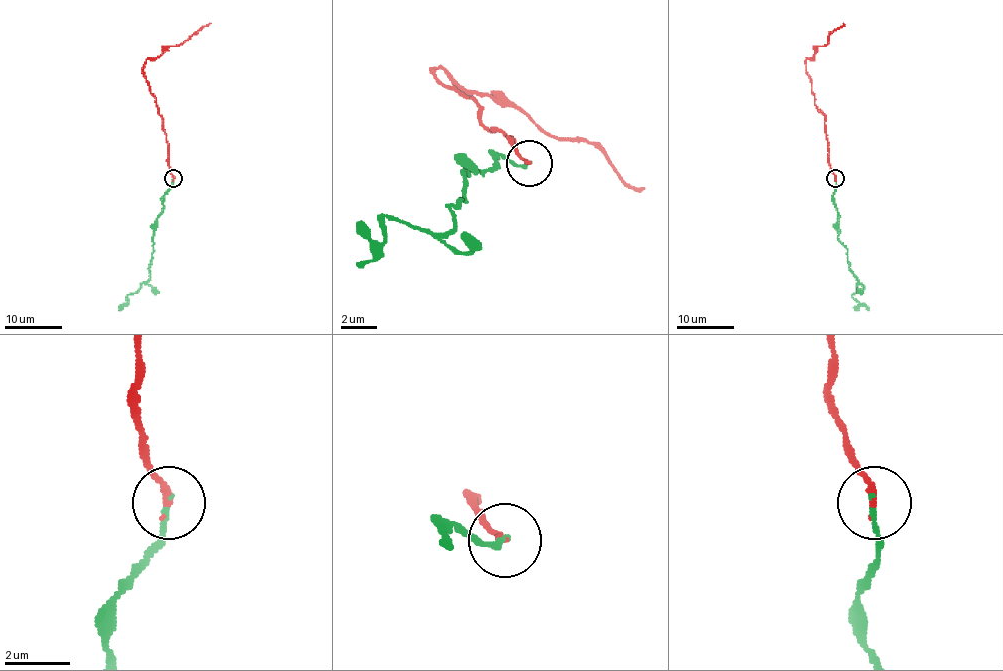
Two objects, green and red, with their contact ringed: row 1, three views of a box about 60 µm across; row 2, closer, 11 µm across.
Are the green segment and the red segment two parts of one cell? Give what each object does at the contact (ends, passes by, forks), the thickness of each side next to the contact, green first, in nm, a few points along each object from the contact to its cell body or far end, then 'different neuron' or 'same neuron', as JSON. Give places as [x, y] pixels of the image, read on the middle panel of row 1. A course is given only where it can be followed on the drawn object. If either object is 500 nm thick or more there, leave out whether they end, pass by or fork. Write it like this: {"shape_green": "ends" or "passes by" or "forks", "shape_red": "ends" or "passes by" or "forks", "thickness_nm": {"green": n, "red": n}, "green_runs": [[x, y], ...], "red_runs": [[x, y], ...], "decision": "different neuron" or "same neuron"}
{"shape_green": "ends", "shape_red": "ends", "thickness_nm": {"green": 120, "red": 220}, "green_runs": [[528, 164], [501, 155], [491, 169], [464, 169], [455, 223], [419, 232], [383, 214], [383, 246], [355, 264]], "red_runs": [[528, 164], [482, 123], [473, 96], [432, 69], [505, 96], [555, 137], [587, 137], [646, 187]], "decision": "same neuron"}

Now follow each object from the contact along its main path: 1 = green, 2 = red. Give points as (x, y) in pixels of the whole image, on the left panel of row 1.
1: (173, 178), (173, 185), (165, 195), (157, 218), (150, 277), (127, 296), (127, 303), (119, 310)
2: (173, 178), (163, 119), (143, 73), (143, 65), (147, 59), (182, 43), (210, 23)

